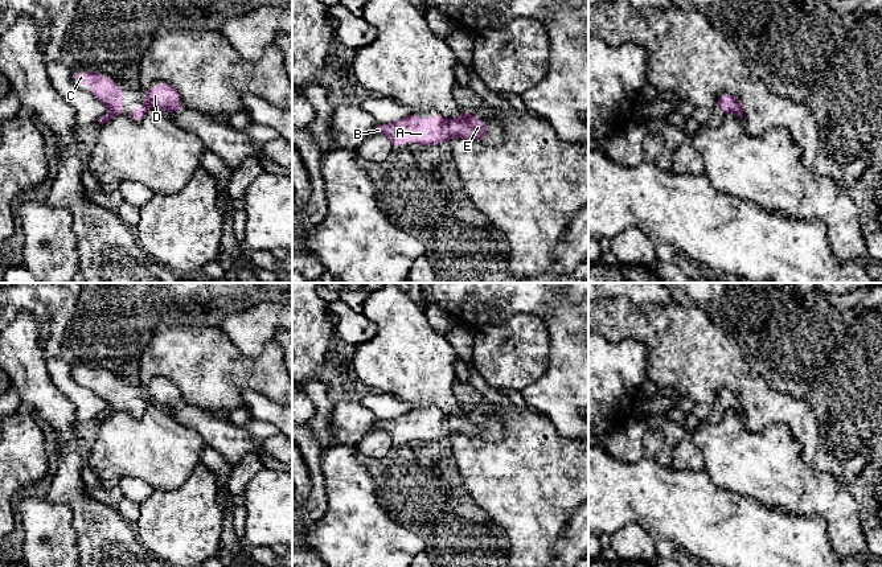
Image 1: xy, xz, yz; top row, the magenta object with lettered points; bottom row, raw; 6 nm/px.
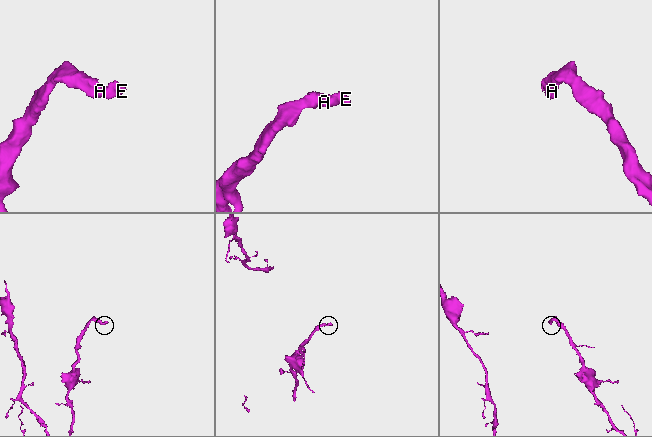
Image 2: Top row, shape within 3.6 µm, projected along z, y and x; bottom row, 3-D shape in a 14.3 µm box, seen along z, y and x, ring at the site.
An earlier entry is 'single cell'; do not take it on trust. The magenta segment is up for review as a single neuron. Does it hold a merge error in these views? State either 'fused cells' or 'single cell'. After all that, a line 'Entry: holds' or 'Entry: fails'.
single cell
Entry: holds

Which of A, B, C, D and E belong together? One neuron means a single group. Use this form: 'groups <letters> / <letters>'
groups A B C D E

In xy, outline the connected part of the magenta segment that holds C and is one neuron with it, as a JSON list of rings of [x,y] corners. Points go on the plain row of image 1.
[[[99,367],[71,369],[71,377],[78,385],[87,377],[90,379],[90,390],[108,404],[108,408],[98,416],[99,420],[122,411],[123,389],[115,377],[103,374]]]

